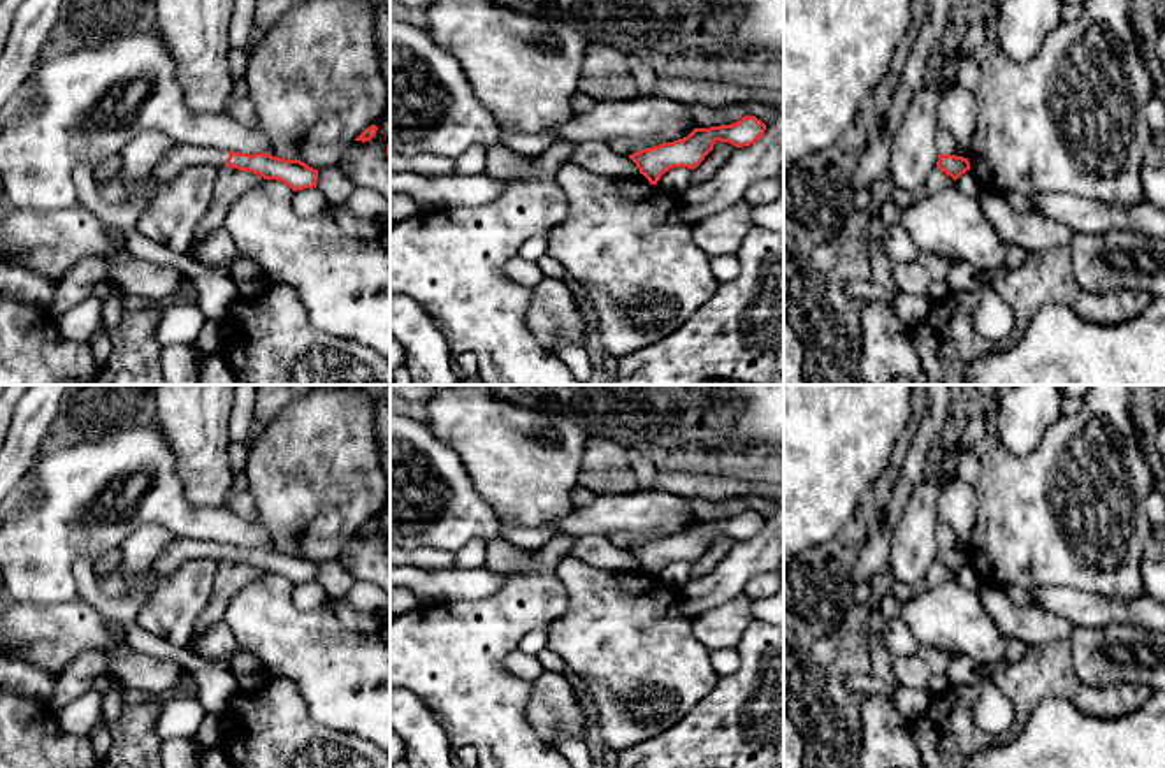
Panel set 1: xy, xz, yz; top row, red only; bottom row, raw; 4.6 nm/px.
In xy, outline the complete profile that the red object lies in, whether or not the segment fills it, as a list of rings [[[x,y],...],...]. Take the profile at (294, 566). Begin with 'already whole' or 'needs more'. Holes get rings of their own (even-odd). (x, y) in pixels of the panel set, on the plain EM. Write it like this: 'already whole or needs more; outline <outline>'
needs more; outline [[[179,538],[165,548],[155,561],[153,568],[160,573],[172,573],[179,566],[193,559],[216,559],[248,564],[262,569],[264,573],[276,573],[288,578],[293,585],[304,582],[316,582],[318,564],[300,554],[286,554],[269,547],[237,547],[216,541],[200,541]]]

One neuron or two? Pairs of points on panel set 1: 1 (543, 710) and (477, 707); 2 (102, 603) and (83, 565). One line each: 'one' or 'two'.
1: two
2: one

